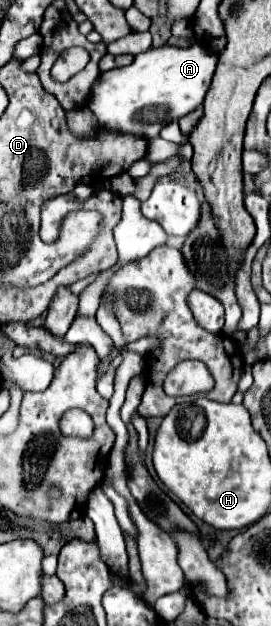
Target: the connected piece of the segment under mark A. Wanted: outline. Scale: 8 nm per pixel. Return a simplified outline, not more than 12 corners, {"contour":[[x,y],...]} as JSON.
{"contour":[[150,48],[100,72],[100,128],[150,140],[204,102],[218,56]]}

